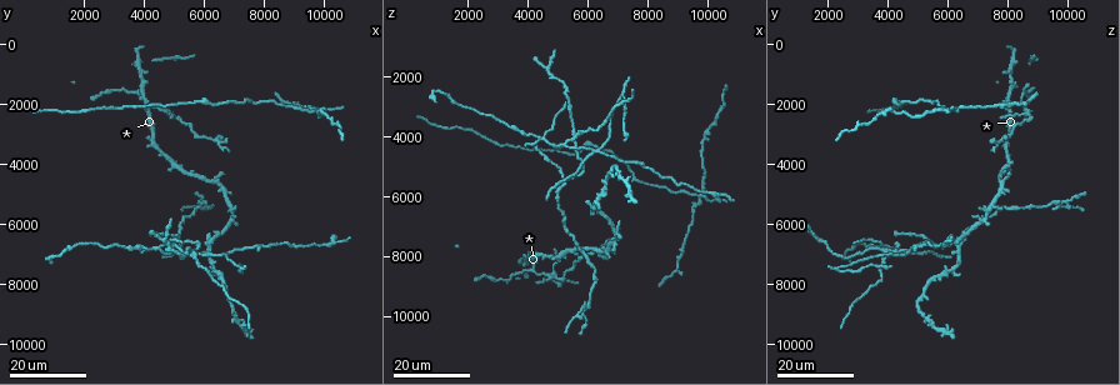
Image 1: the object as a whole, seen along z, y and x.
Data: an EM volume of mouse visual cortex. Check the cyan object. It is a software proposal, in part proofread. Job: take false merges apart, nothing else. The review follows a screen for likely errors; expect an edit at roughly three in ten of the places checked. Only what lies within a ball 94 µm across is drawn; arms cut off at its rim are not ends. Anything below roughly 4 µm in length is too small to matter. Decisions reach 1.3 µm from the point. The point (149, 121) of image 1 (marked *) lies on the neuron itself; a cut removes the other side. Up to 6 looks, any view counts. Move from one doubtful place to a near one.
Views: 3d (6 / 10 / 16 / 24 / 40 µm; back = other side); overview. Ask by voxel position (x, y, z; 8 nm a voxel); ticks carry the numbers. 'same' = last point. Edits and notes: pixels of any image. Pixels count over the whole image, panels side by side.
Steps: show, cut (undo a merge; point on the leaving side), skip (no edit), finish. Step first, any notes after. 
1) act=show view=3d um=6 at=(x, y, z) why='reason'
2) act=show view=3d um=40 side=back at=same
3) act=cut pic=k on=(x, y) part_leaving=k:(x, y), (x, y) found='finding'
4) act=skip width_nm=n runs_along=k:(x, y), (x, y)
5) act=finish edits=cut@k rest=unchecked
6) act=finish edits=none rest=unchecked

act=show view=3d um=24 at=(4900, 2300, 8600) why='three-way junction'

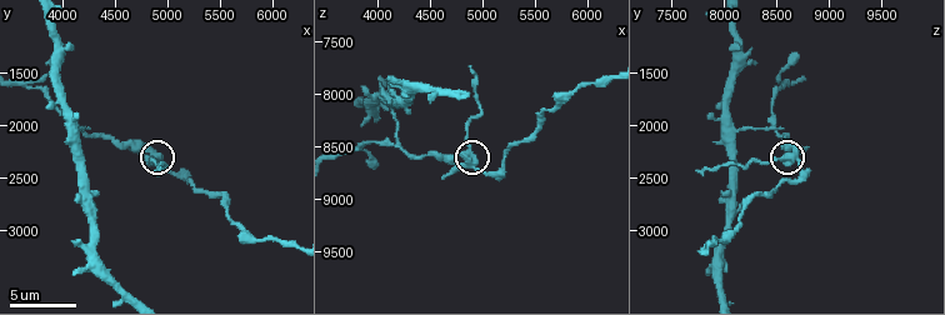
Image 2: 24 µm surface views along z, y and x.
act=show view=3d um=10 at=(4920, 2320, 8680)

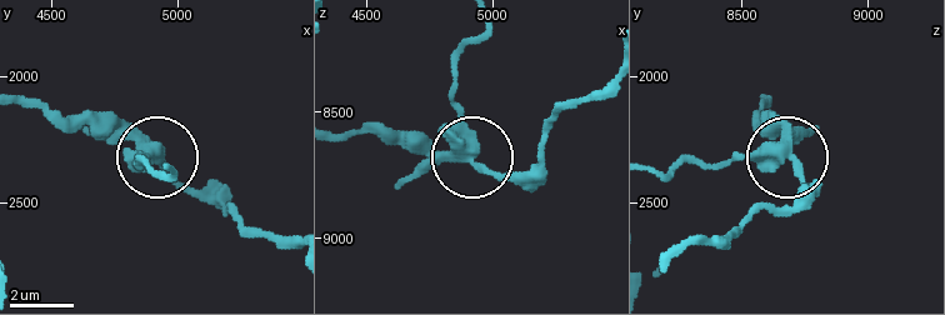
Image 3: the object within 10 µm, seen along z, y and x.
act=skip width_nm=370 runs_along=3:(340, 135), (364, 130), (466, 151), (453, 51) found='all the same neuron'

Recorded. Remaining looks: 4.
act=show view=3d um=10 at=(4100, 1980, 8480) why='two arms at a narrow angle'

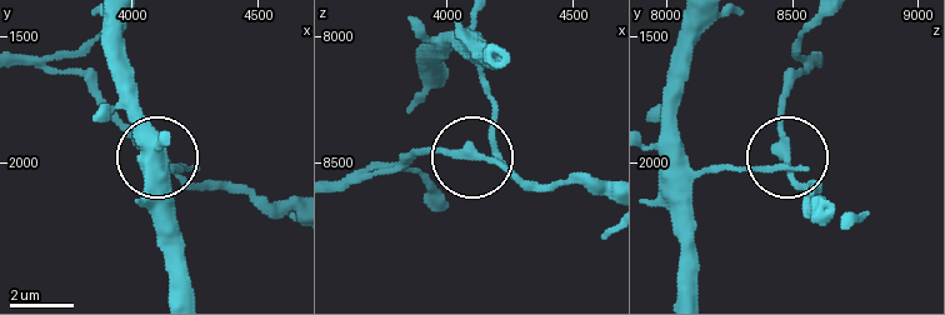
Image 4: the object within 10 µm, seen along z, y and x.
act=skip arms=4 found='one neuron here'

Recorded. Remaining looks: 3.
act=show view=3d um=16 at=(6100, 5500, 8300)

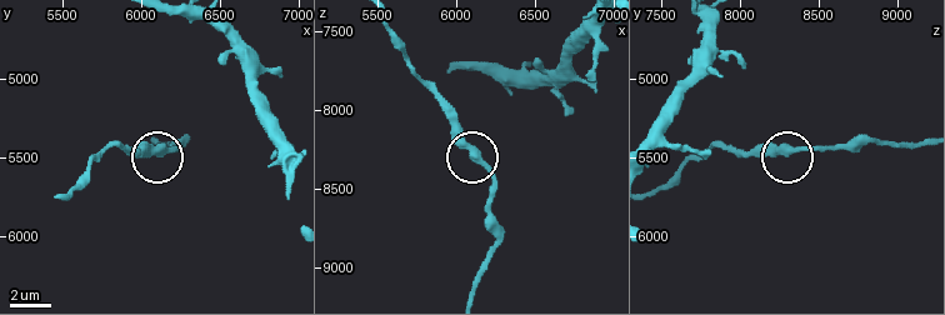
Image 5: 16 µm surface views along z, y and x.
act=show view=3d um=6 at=(6160, 5460, 8340)

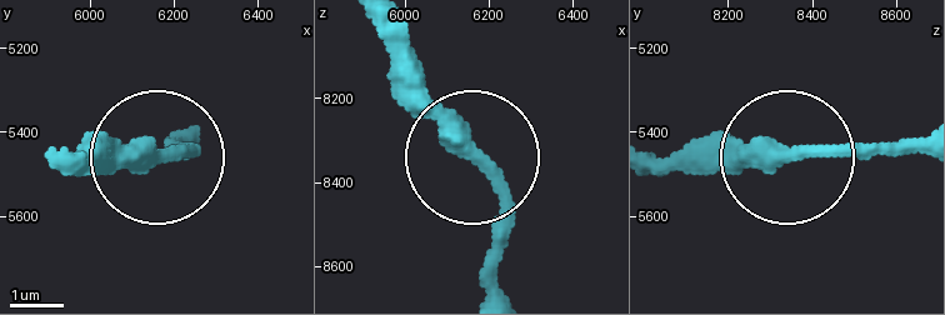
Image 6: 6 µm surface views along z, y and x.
act=skip width_nm=340 found='all the same neuron'

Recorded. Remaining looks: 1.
act=finish edits=none rest=unchecked

